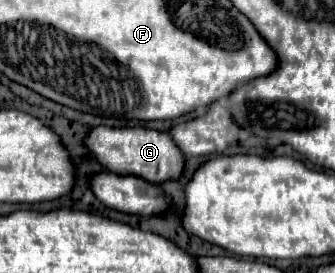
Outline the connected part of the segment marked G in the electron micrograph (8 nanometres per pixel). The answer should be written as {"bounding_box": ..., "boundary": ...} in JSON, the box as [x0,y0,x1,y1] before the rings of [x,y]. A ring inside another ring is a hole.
{"bounding_box":[86,126,186,184],"boundary":[[[106,126],[92,128],[86,138],[86,146],[96,154],[100,164],[108,168],[110,172],[120,174],[120,176],[138,176],[152,184],[162,184],[168,180],[182,178],[184,166],[186,166],[184,154],[178,150],[174,140],[170,140],[166,132],[156,132],[156,130],[140,128],[140,126],[136,128],[106,128]]]}

